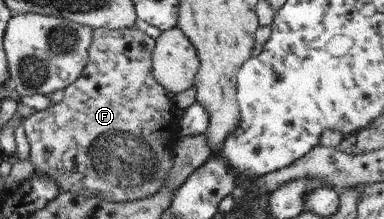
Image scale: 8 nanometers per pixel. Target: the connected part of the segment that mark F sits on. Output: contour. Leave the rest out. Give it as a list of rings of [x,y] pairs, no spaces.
[[[103,27],[92,30],[92,40],[87,50],[87,65],[82,69],[79,77],[63,89],[63,98],[58,104],[50,105],[41,111],[31,113],[23,123],[23,130],[29,143],[29,162],[33,165],[37,175],[45,176],[55,182],[59,192],[69,192],[83,197],[99,197],[115,203],[125,203],[152,196],[162,187],[166,175],[172,166],[173,145],[179,140],[179,126],[176,115],[177,108],[165,96],[166,91],[159,87],[151,75],[151,54],[154,40],[147,34],[135,28],[105,29]]]

